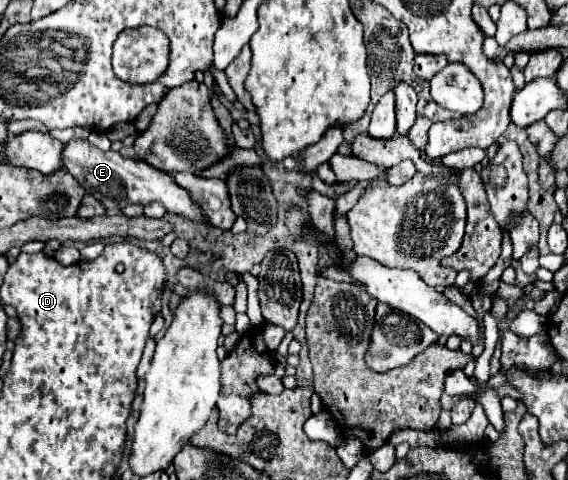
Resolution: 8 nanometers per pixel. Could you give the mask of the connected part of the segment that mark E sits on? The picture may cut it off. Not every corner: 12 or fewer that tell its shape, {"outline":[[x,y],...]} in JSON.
{"outline":[[64,143],[64,169],[108,213],[160,201],[204,223],[186,189],[156,167]]}

